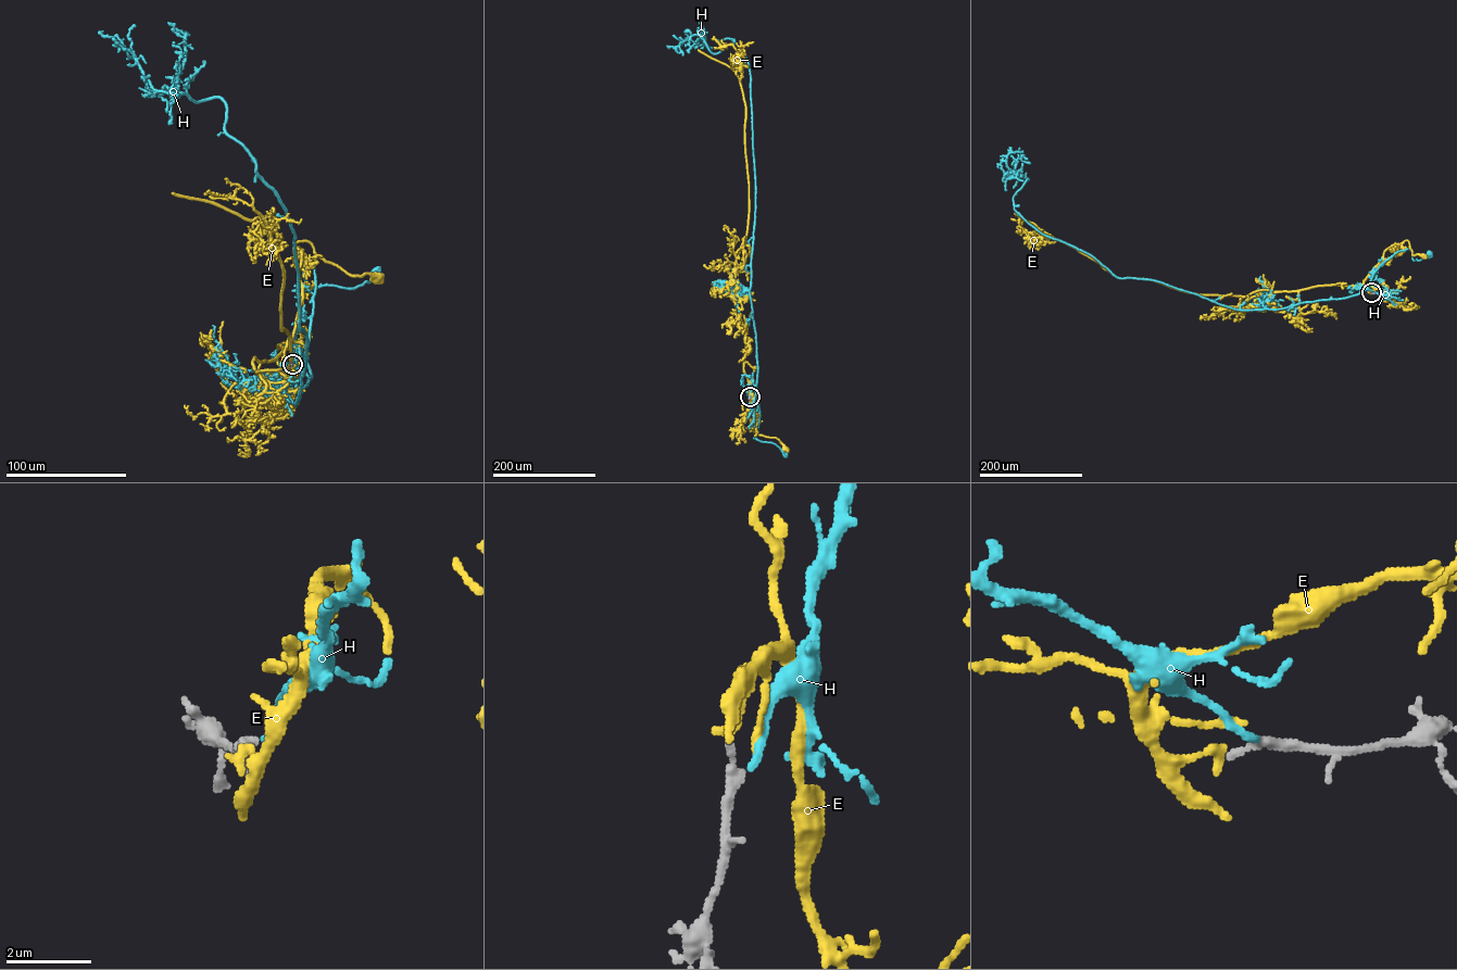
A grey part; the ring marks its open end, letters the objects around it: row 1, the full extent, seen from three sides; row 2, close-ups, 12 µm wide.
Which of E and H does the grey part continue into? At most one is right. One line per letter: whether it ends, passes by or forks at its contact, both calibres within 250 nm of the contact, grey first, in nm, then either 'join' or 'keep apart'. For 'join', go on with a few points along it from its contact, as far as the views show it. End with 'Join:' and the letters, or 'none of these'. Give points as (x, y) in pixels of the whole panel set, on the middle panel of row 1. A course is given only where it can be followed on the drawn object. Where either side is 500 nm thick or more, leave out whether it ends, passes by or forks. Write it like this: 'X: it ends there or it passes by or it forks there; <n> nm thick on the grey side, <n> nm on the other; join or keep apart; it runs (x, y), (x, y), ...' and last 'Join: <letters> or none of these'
E: it ends there; 200 nm thick on the grey side, 220 nm on the other; keep apart
H: it ends there; 320 nm thick on the grey side, 170 nm on the other; join; it runs (750, 397), (754, 385), (760, 416), (754, 438), (774, 443), (786, 454)
Join: H

